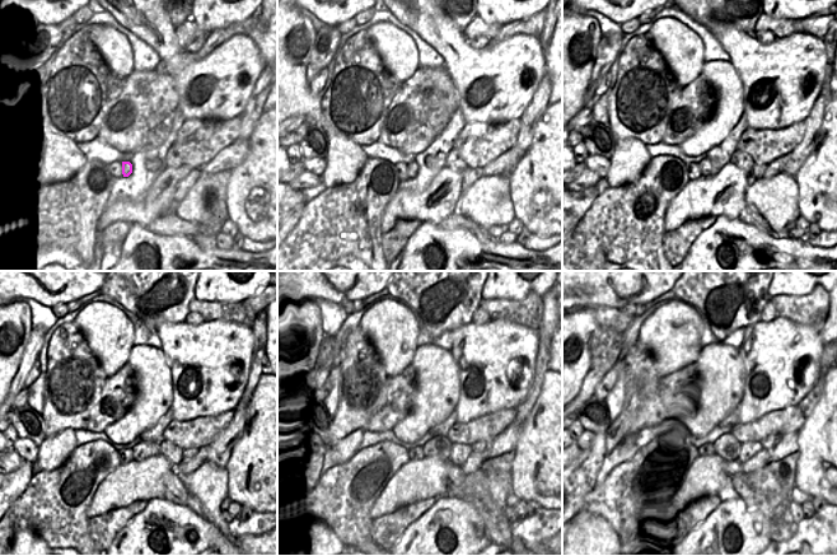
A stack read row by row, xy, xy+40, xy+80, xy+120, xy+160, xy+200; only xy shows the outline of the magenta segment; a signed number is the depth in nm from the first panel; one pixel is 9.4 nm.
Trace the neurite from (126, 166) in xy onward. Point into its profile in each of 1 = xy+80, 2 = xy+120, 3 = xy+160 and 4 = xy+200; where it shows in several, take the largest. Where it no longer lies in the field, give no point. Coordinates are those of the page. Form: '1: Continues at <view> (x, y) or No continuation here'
1: Continues at xy+80 (707, 169)
2: Continues at xy+120 (144, 449)
3: Continues at xy+160 (440, 447)
4: Continues at xy+200 (726, 447).

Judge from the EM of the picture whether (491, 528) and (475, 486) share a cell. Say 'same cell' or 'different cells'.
same cell

